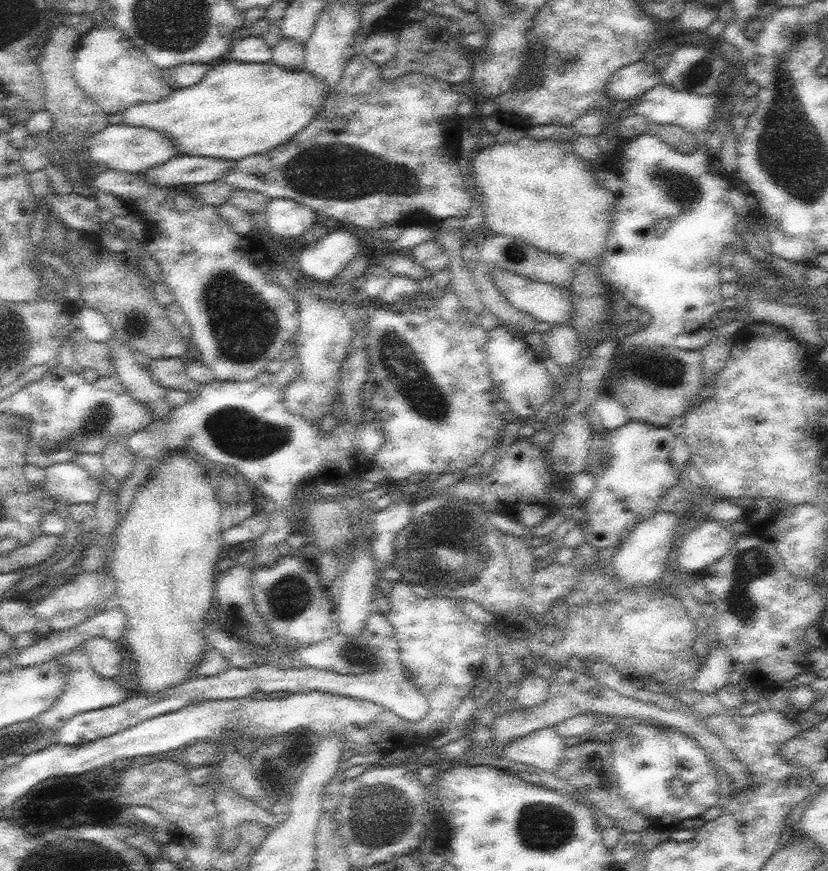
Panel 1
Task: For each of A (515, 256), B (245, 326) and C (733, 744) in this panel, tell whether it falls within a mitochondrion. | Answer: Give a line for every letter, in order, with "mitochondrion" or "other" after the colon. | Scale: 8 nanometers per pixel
A: mitochondrion
B: mitochondrion
C: other

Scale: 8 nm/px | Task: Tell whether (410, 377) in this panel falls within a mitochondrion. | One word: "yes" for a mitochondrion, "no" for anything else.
yes

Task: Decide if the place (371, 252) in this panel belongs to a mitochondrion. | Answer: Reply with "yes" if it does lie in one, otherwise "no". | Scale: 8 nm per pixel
no

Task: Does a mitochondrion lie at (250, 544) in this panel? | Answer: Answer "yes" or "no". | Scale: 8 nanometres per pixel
no

